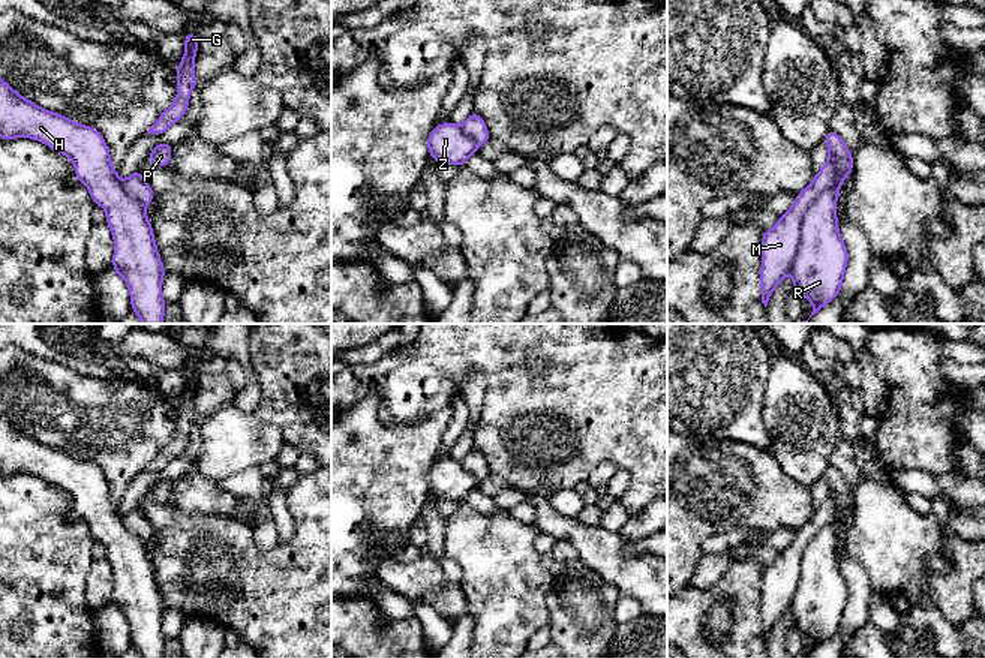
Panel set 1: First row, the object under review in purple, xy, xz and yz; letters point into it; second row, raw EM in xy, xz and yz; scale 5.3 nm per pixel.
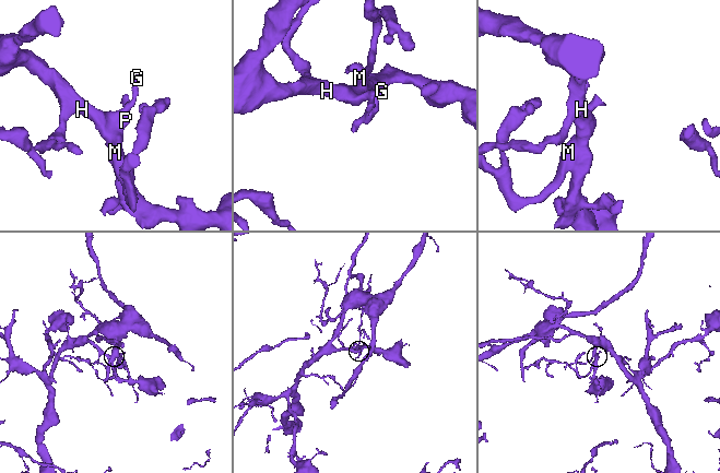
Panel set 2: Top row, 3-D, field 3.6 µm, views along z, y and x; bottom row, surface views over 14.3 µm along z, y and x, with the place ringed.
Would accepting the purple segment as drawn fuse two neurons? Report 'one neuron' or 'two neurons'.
two neurons

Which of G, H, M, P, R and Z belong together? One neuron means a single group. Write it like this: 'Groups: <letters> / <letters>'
Groups: G H R Z / M P

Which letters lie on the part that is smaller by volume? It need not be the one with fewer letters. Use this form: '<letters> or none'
M, P

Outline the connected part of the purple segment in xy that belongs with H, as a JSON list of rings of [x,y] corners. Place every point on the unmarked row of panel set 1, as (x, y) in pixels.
[[[0,415],[0,474],[18,472],[37,475],[72,496],[76,516],[87,522],[94,540],[106,546],[105,559],[114,573],[112,603],[129,622],[132,648],[142,658],[163,658],[165,603],[153,564],[145,543],[124,526],[103,472],[40,444]]]

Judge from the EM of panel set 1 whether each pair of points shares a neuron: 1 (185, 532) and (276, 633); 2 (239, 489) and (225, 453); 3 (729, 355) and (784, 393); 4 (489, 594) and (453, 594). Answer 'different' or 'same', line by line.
1: same
2: different
3: different
4: different

